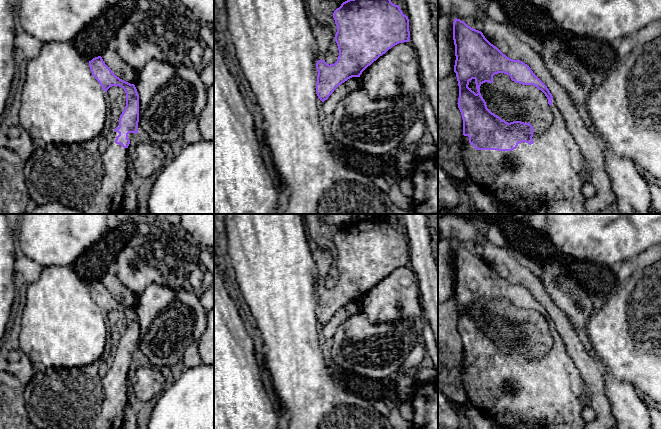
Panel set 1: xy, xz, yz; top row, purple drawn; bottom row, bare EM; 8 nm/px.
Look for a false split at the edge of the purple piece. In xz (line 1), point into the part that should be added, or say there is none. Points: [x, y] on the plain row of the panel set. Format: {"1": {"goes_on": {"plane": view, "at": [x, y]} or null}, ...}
{"1": {"goes_on": null}}

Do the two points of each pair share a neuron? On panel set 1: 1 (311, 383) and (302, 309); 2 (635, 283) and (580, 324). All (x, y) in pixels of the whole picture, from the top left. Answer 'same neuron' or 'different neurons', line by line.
1: same neuron
2: different neurons

